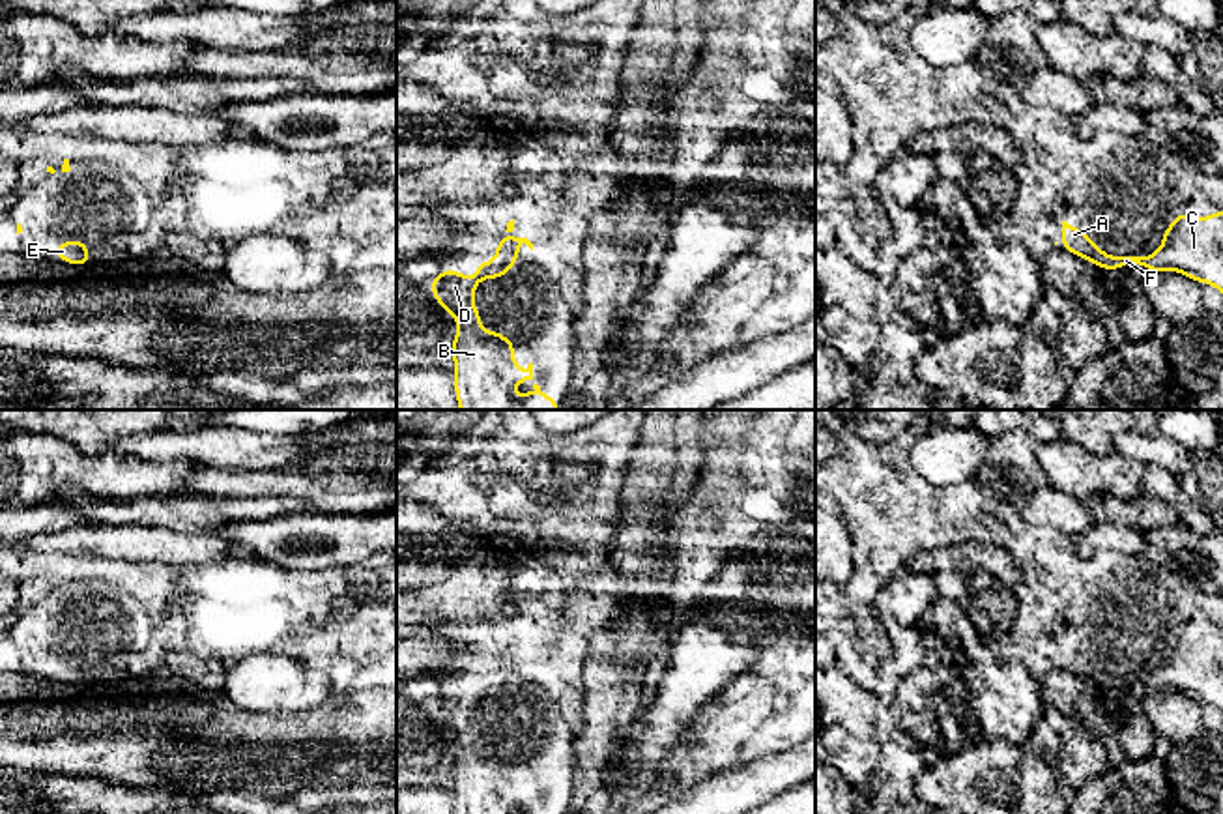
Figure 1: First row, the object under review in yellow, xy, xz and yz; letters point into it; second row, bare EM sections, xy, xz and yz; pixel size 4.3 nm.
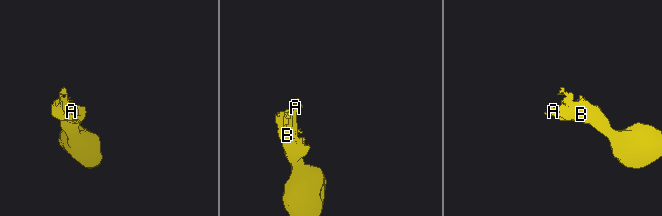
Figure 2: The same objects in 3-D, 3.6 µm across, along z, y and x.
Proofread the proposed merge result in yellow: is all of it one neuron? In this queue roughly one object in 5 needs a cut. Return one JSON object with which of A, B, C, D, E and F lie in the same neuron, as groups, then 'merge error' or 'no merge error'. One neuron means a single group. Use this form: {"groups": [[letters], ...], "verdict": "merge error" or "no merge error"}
{"groups": [["A", "B", "C", "D", "E", "F"]], "verdict": "no merge error"}

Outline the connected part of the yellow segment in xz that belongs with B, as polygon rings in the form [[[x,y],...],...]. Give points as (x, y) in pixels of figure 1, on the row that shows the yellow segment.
[[[507,234],[497,241],[496,262],[477,260],[477,275],[473,279],[464,277],[460,271],[447,268],[436,275],[430,283],[430,292],[438,299],[441,311],[454,314],[458,335],[453,339],[451,354],[454,359],[454,395],[460,410],[557,410],[559,400],[550,399],[540,391],[540,385],[533,384],[533,395],[509,395],[507,389],[533,380],[533,363],[524,371],[514,363],[514,339],[505,339],[501,331],[484,331],[481,322],[481,311],[473,307],[473,292],[482,279],[501,279],[507,271],[516,268],[518,247],[525,243],[533,251],[533,243],[527,238],[509,238]]]

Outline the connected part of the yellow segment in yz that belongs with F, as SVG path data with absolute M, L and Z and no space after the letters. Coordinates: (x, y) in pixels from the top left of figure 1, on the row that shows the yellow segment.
M1223 210L1202 219L1195 219L1189 211L1182 217L1178 211L1173 211L1171 217L1176 223L1163 228L1163 245L1156 249L1152 256L1109 256L1088 238L1088 234L1066 221L1062 221L1062 241L1058 245L1105 271L1126 269L1129 264L1139 264L1152 273L1174 269L1195 283L1210 283L1223 294Z

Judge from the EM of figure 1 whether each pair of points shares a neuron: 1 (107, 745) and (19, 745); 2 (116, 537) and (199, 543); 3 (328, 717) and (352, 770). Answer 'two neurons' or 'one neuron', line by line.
1: one neuron
2: one neuron
3: one neuron

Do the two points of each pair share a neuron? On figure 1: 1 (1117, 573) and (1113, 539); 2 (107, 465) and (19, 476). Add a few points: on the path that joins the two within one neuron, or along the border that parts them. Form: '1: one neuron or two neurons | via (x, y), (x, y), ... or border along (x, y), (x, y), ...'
1: two neurons | border along (1076, 552), (1141, 554)
2: one neuron | via (85, 468), (42, 468)

